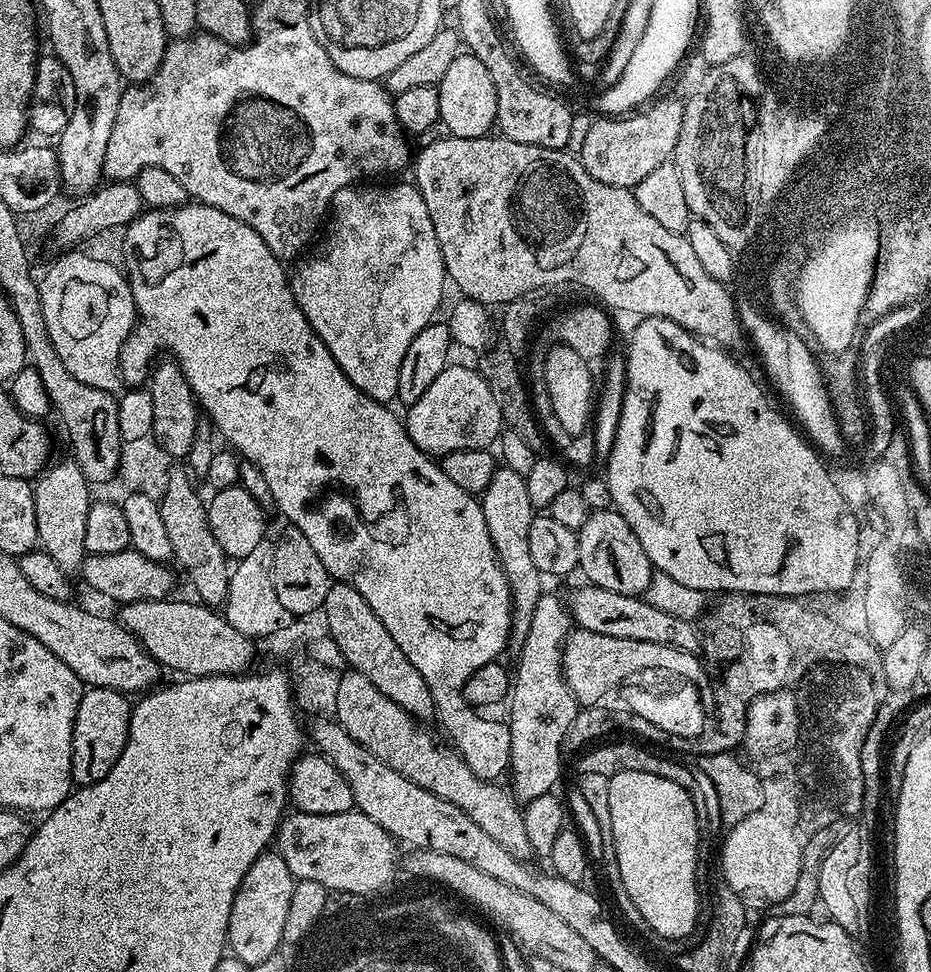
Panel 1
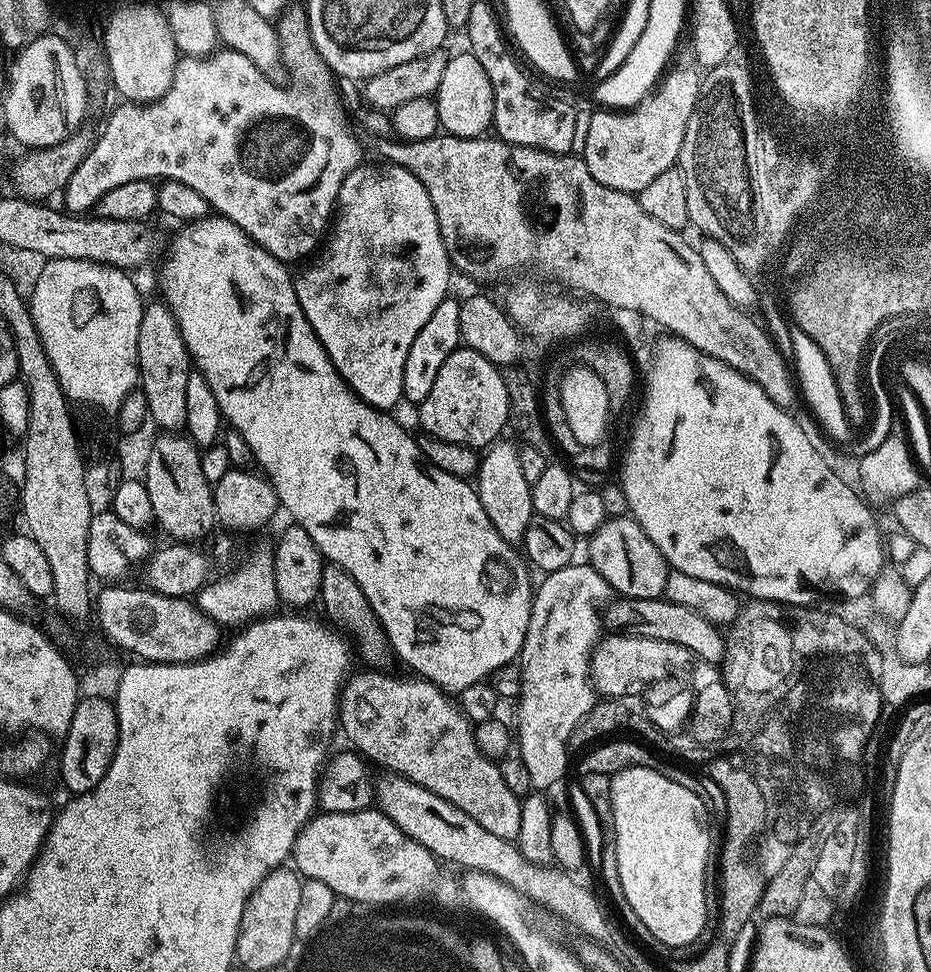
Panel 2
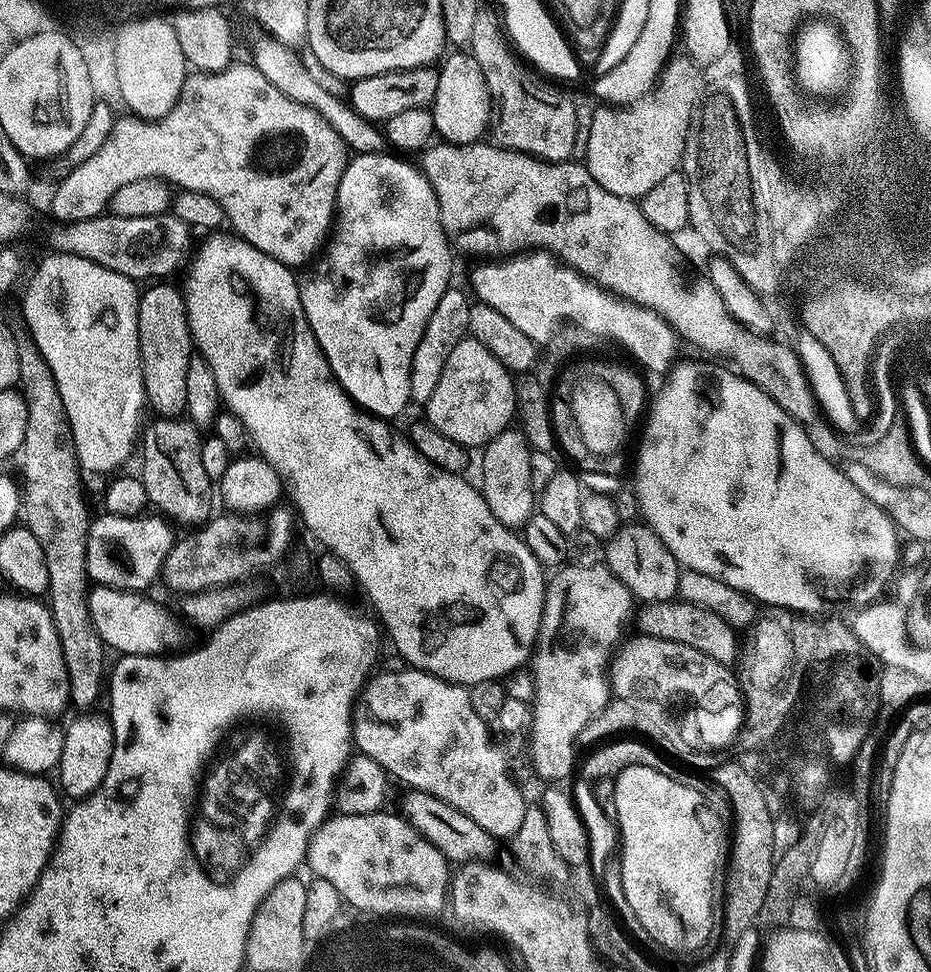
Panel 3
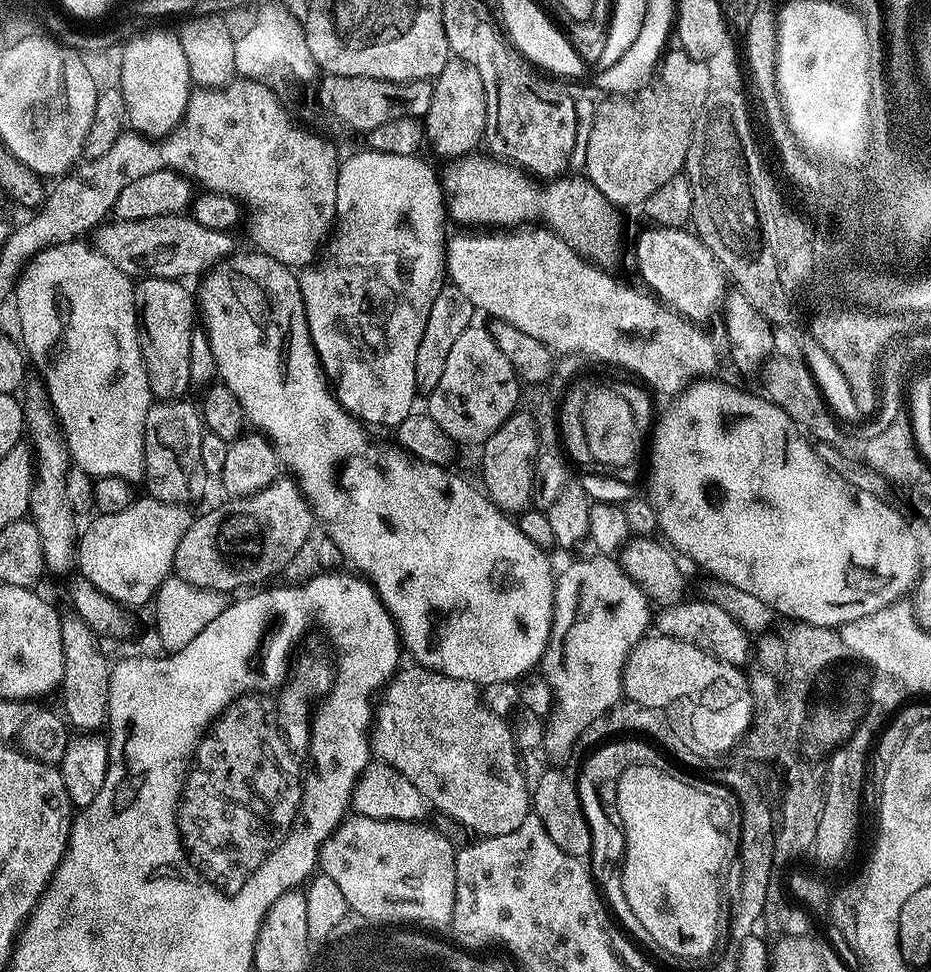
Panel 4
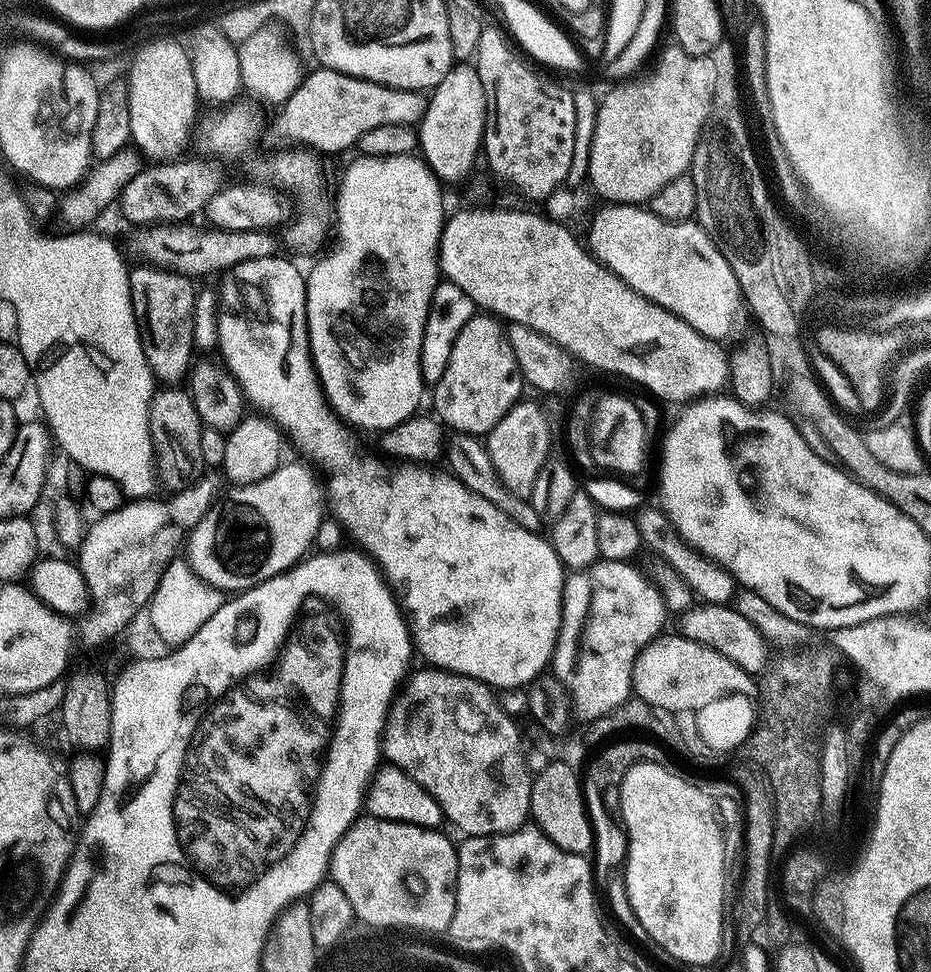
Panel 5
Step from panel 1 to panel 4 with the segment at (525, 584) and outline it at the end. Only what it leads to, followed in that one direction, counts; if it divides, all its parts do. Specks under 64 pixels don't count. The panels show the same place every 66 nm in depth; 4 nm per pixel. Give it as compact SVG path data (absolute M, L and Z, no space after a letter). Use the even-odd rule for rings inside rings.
M513 412L505 424L484 441L479 452L480 472L484 475L482 488L488 499L505 514L523 513L532 504L532 465L538 455L536 427L528 412Z

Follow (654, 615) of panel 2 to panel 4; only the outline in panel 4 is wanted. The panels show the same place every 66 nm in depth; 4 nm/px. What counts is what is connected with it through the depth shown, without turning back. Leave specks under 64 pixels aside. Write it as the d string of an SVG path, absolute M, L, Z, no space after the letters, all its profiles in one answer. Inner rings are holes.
M703 598L691 600L685 599L678 604L666 604L659 609L654 616L654 632L657 636L666 638L678 638L678 642L690 642L690 646L698 646L698 650L706 650L714 658L718 658L723 664L727 664L737 670L743 669L750 660L750 634L726 610Z

